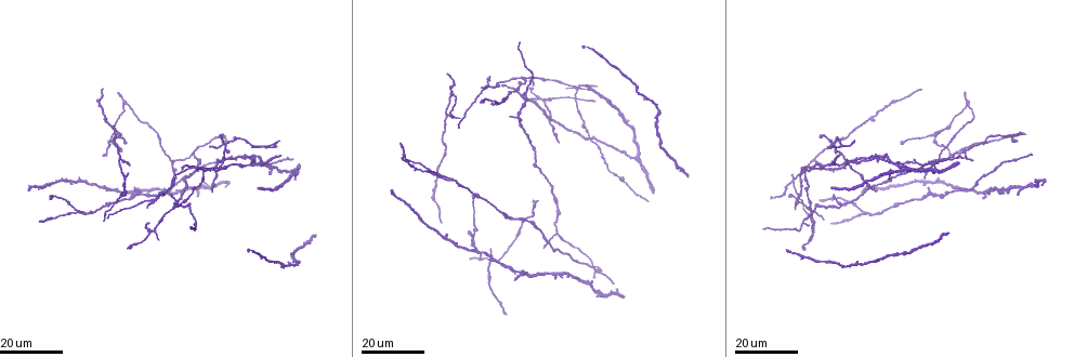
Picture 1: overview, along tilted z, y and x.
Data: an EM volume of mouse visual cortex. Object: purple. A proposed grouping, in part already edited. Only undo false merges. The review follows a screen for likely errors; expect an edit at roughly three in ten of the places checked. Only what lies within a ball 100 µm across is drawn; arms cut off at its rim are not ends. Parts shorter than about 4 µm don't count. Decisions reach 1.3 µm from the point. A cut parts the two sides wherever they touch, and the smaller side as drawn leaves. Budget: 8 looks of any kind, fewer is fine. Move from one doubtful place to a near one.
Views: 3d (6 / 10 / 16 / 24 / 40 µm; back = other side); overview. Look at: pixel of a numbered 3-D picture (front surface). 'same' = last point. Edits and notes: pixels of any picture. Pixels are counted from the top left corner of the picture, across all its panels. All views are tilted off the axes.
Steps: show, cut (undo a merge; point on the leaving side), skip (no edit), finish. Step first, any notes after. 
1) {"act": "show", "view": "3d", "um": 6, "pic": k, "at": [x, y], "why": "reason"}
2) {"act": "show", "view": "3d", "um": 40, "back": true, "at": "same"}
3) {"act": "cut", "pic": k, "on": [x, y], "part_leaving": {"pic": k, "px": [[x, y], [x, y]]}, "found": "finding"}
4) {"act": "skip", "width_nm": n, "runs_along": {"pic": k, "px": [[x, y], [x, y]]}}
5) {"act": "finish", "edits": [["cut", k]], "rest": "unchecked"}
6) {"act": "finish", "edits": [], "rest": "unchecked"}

{"act": "show", "view": "3d", "um": 24, "pic": 1, "at": [865, 212], "why": "four-way junction"}

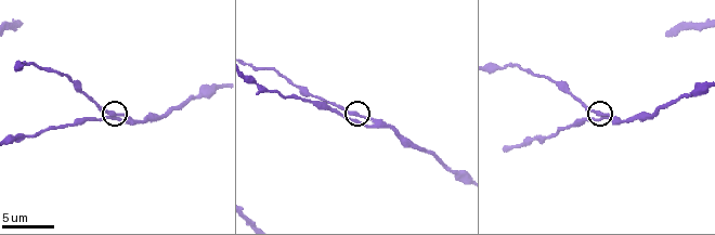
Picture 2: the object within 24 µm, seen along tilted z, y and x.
{"act": "show", "view": "3d", "um": 10, "pic": 2, "at": [353, 111]}

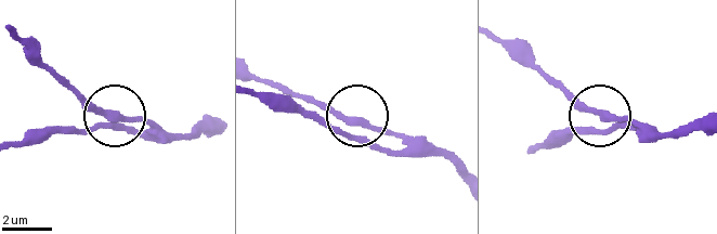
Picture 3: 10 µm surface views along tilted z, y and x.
{"act": "show", "view": "3d", "um": 10, "back": true, "pic": 3, "at": [352, 123]}

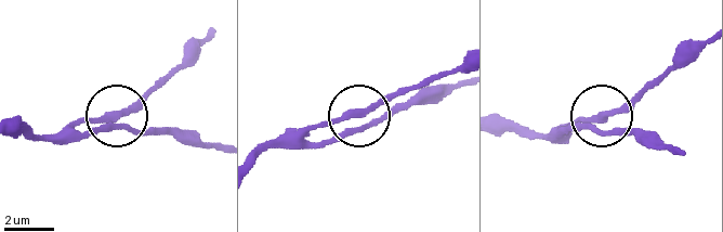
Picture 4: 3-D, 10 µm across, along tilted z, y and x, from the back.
{"act": "skip", "arms": 4, "runs_along": {"pic": 4, "px": [[255, 162], [272, 144], [301, 140], [323, 126], [405, 111]]}, "found": "continuous, no second neuron"}

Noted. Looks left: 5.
{"act": "show", "view": "3d", "um": 16, "pic": 1, "at": [224, 145], "why": "four or more arms meet"}

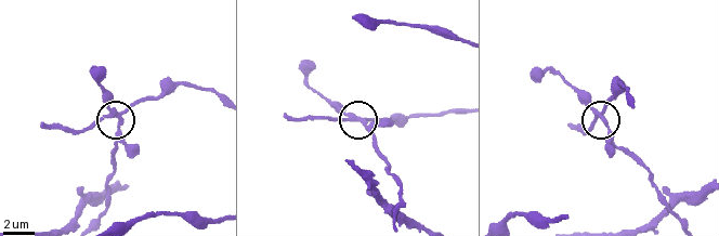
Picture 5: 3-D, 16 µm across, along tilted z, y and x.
{"act": "show", "view": "3d", "um": 10, "pic": 5, "at": [601, 112], "why": "zoom in"}

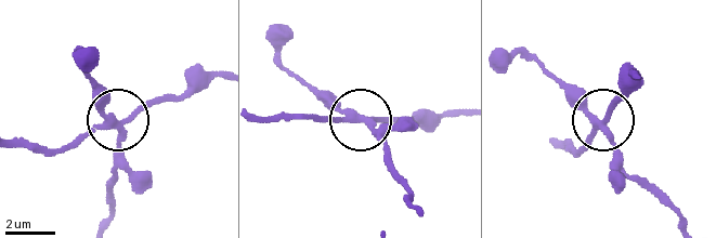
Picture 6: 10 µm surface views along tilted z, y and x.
{"act": "cut", "pic": 6, "on": [96, 96], "width_nm": 260, "part_leaving": {"pic": 6, "px": [[116, 129], [107, 220]]}, "found": "two neurons meet here"}

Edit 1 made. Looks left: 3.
{"act": "show", "view": "3d", "um": 24, "pic": 1, "at": [566, 98]}

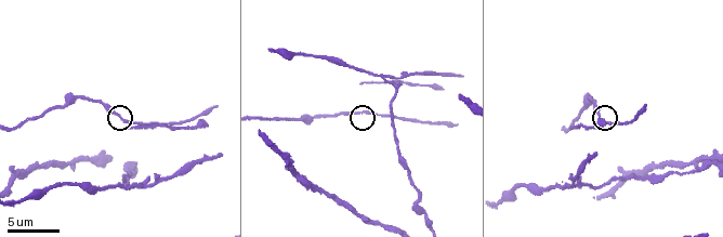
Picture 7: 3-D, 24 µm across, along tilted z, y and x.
{"act": "show", "view": "3d", "um": 10, "pic": 7, "at": [366, 112]}

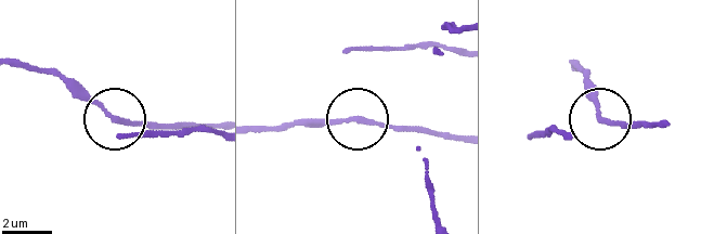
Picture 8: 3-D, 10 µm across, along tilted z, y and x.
{"act": "skip", "side_arm_um": 11, "found": "one neuron here"}

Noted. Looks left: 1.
{"act": "finish", "edits": [["cut", 6]], "rest": "unchecked"}

